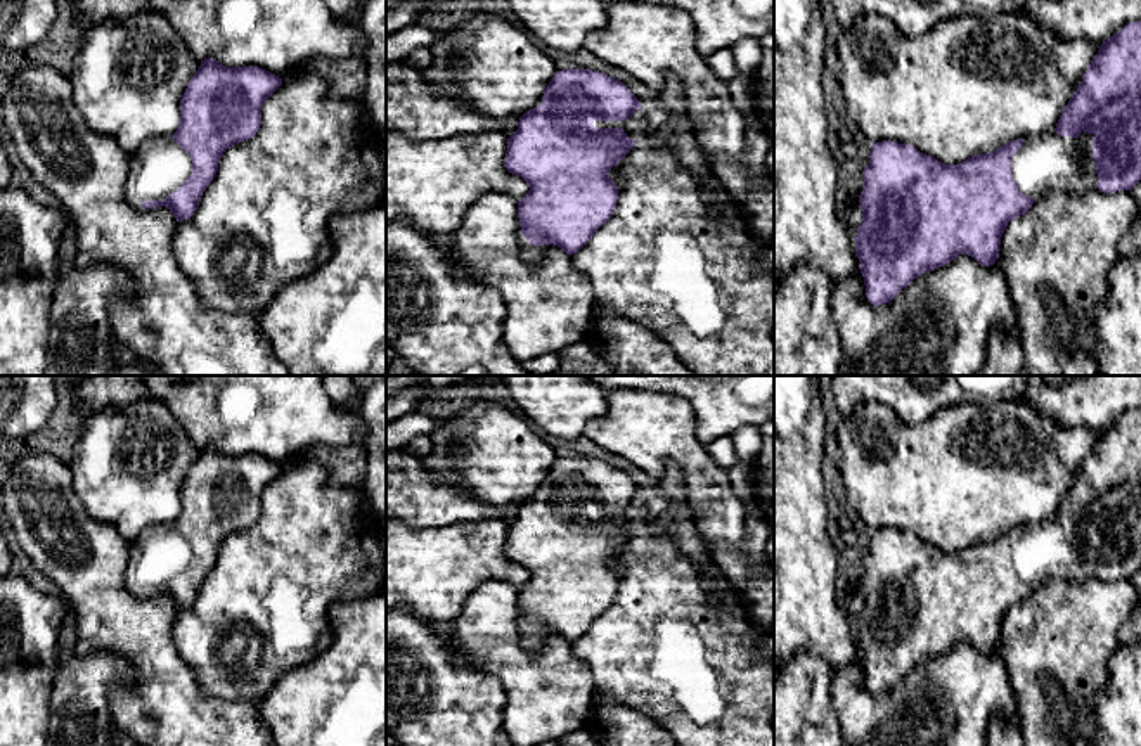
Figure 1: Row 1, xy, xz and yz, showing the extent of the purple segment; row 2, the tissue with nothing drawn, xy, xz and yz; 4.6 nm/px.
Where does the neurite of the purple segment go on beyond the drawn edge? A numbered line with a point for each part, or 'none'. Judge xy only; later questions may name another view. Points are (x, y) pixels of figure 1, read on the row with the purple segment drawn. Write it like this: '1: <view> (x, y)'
1: xy (163, 167)

